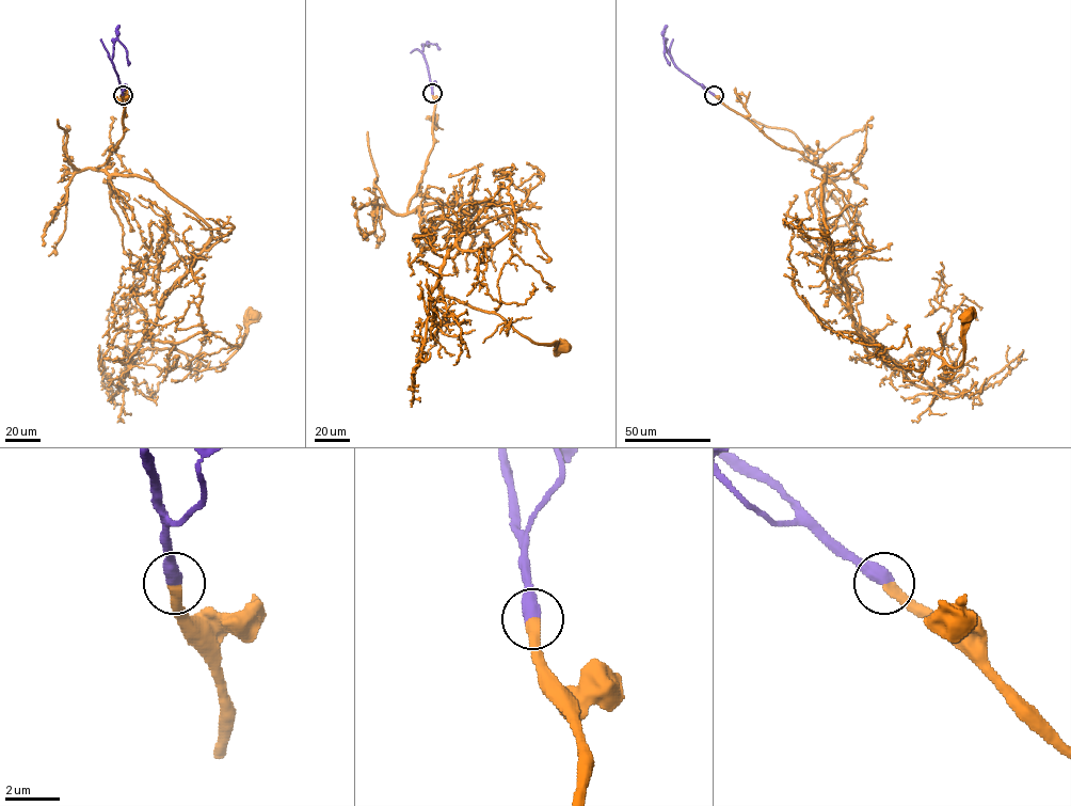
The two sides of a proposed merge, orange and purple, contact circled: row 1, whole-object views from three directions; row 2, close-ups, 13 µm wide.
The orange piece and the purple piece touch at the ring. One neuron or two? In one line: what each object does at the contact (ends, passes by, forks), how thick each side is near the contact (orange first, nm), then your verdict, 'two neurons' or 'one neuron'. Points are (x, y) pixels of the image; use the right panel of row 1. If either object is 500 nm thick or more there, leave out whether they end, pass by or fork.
400/550 nm | one neuron

